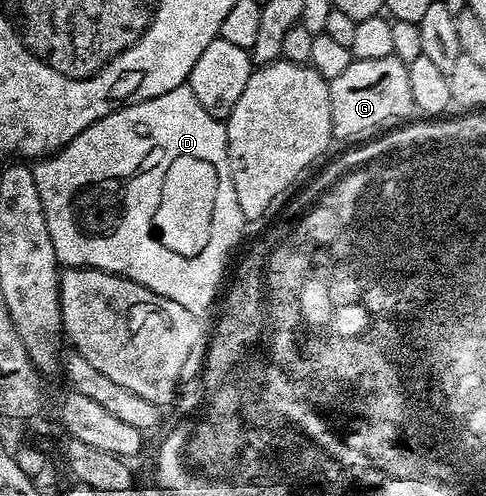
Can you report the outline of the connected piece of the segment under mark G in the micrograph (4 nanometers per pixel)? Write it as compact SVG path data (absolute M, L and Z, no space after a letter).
M394 55L376 57L376 61L354 59L340 77L329 80L329 85L332 133L342 145L357 145L382 137L391 129L403 126L416 111L412 84L408 82L408 66Z

